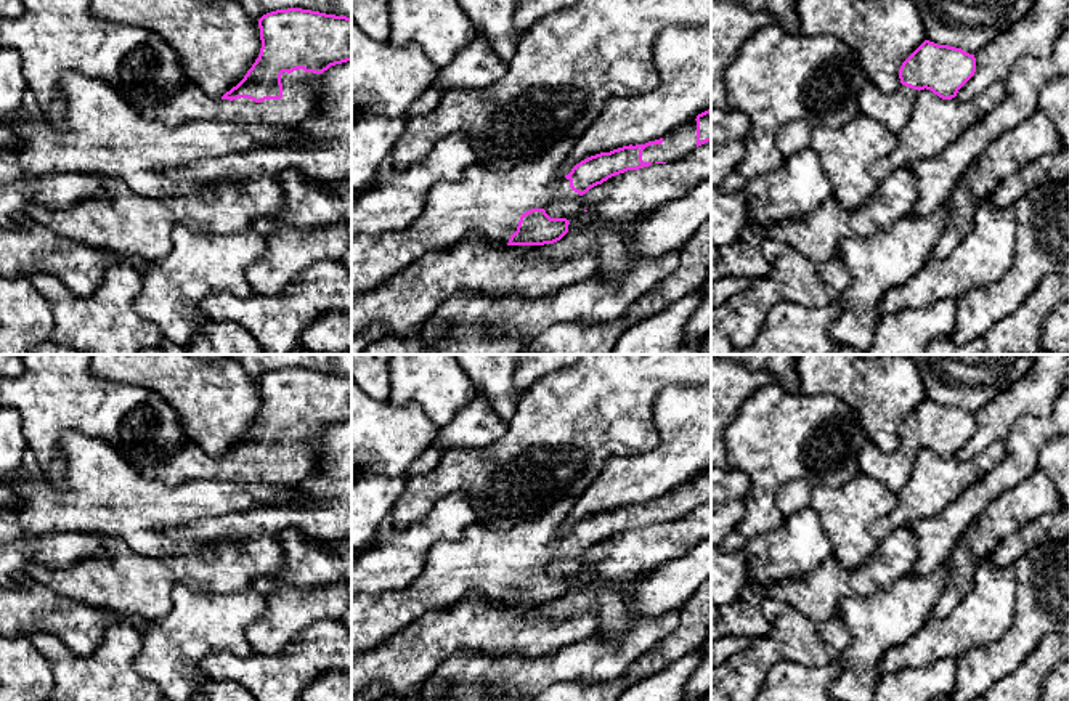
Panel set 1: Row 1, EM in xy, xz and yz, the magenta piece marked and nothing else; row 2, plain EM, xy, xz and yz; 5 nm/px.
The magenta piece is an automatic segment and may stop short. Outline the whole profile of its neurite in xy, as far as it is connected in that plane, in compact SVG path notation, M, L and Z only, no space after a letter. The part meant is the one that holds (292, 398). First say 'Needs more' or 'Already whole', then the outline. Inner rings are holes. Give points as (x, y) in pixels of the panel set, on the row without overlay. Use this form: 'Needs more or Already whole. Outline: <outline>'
Needs more. Outline: M302 367L276 369L258 379L262 407L244 438L220 459L188 443L161 465L138 470L151 480L177 486L189 480L228 480L255 484L299 486L319 464L318 441L331 425L352 420L352 377Z

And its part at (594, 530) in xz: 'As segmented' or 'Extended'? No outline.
Extended

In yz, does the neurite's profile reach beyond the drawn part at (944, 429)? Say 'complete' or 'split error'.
split error

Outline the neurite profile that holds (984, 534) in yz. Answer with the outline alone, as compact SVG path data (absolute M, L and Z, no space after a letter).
M1039 468L1008 494L989 504L955 544L947 560L949 582L937 597L929 618L945 618L969 594L976 569L990 558L1006 536L1061 509L1058 488Z

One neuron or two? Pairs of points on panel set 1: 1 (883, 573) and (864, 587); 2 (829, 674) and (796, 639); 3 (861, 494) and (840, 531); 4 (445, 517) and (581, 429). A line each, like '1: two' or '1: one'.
1: one
2: two
3: one
4: two

